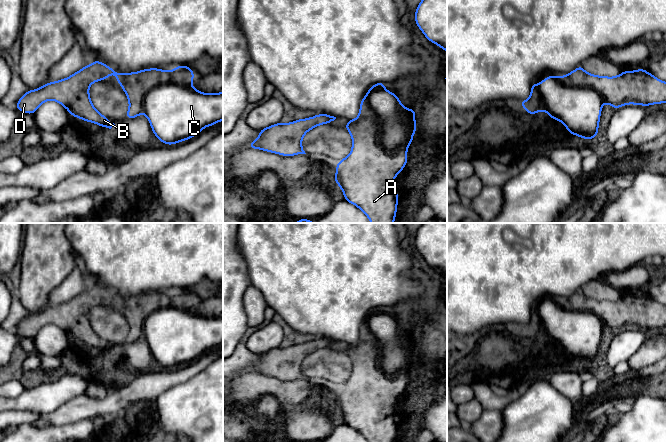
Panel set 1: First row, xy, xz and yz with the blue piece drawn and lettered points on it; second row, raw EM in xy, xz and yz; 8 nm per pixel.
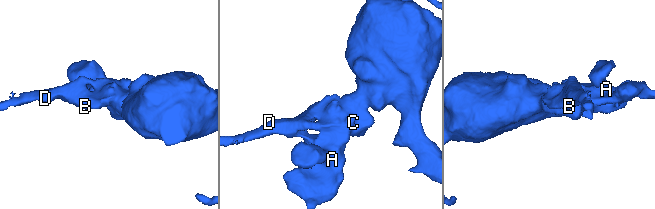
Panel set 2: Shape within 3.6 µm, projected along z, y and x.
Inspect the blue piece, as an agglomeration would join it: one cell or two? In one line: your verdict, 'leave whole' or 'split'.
split

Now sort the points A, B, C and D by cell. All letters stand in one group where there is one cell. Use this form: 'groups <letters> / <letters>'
groups A B D / C

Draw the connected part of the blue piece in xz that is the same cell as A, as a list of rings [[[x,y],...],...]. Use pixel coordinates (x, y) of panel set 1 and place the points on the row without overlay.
[[[385,306],[373,308],[360,327],[359,340],[348,344],[345,351],[352,361],[350,378],[336,389],[333,401],[344,417],[344,424],[358,431],[368,442],[395,442],[399,417],[393,411],[393,405],[404,394],[407,383],[405,370],[393,377],[387,376],[379,367],[379,355],[375,339],[368,327],[368,318],[384,314]]]

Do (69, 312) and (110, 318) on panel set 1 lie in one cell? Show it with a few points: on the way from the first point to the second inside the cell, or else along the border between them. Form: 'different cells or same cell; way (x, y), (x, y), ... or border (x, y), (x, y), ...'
same cell; way (79, 317), (100, 318)

